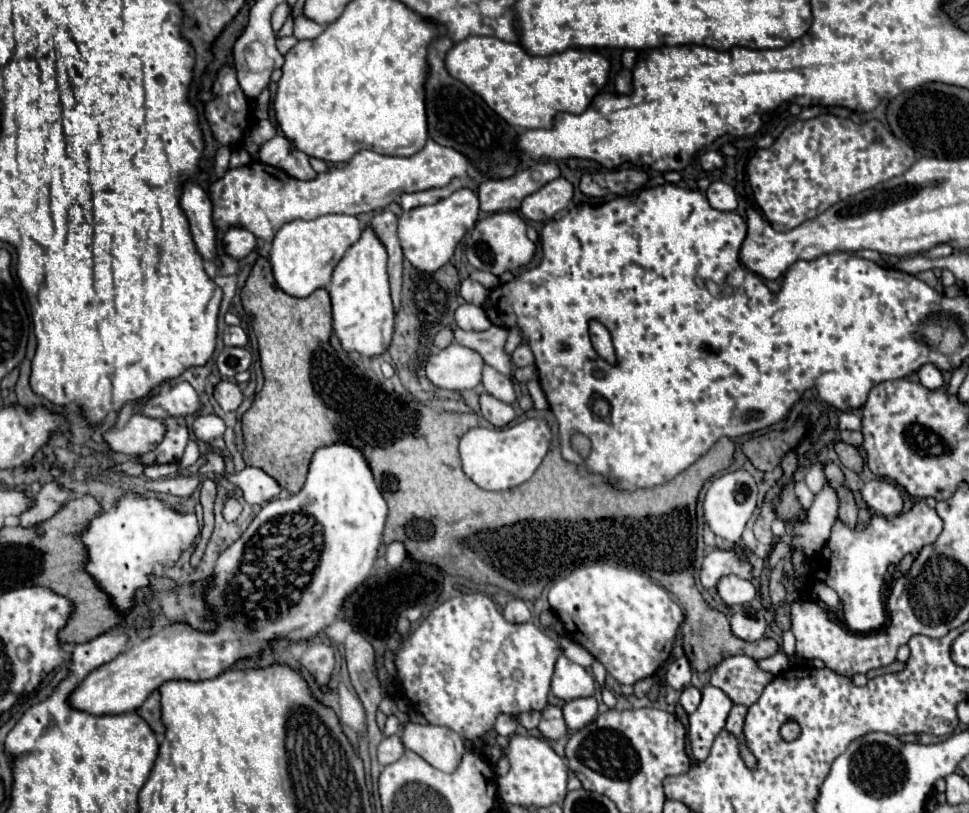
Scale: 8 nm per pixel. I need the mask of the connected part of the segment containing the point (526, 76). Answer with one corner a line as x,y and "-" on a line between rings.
468,36
454,44
446,56
446,68
456,80
482,96
482,100
498,116
508,120
508,124
544,130
554,126
558,112
582,114
606,86
610,76
610,62
594,50
568,48
560,54
534,56
520,44
510,44
492,36

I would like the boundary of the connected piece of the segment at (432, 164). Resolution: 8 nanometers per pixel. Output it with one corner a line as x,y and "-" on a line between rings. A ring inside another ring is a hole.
428,140
426,146
410,158
360,150
344,168
330,166
328,172
316,174
314,180
298,180
280,168
268,166
264,162
252,162
248,166
230,168
222,178
210,184
214,226
222,232
228,228
246,228
258,240
270,244
284,222
296,218
312,220
324,214
358,216
362,212
386,208
392,202
392,196
438,188
448,184
452,178
468,176
466,168
468,160
464,160
460,152
454,148
444,148
434,140

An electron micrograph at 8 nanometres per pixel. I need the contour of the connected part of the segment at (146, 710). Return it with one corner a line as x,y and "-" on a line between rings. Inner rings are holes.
152,692
146,702
136,710
136,714
148,722
148,726
156,732
156,738
158,742
164,738
164,726
160,722
160,694
158,692

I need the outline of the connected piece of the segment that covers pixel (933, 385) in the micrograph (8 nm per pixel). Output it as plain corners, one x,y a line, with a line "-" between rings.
924,364
920,370
918,370
918,376
920,376
920,384
924,388
928,388
930,392
934,390
940,390
944,386
944,380
942,380
942,374
936,366
932,364

